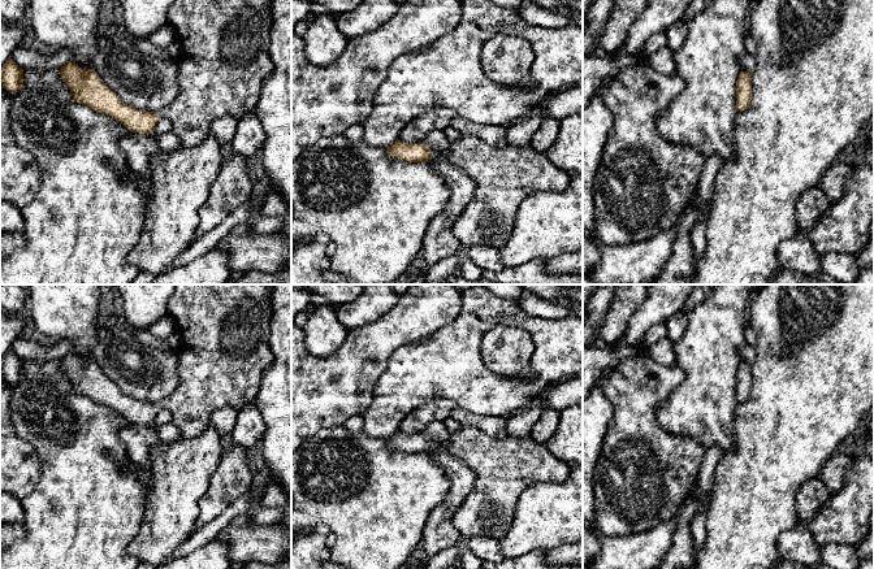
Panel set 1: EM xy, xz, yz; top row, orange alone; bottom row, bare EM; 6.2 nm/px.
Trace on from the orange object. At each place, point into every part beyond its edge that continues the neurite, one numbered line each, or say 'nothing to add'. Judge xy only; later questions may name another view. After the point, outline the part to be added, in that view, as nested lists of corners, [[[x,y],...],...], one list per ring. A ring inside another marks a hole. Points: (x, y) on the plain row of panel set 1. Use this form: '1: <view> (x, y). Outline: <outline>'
1: xy (225, 329). Outline: [[[176,284],[168,300],[168,314],[174,320],[182,336],[178,355],[178,386],[166,398],[156,401],[160,411],[172,413],[172,422],[179,435],[195,438],[209,425],[216,409],[232,407],[239,412],[246,404],[254,404],[265,370],[273,361],[269,346],[272,284]]]

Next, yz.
nothing to add

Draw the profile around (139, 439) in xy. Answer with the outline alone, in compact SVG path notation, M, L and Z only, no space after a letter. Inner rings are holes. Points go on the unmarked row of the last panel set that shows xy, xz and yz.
M129 424L120 430L120 439L126 447L127 459L140 469L148 468L151 451L160 440L156 427L153 425Z

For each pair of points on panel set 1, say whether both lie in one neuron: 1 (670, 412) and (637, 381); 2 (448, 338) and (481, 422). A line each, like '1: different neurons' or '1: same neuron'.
1: different neurons
2: different neurons

